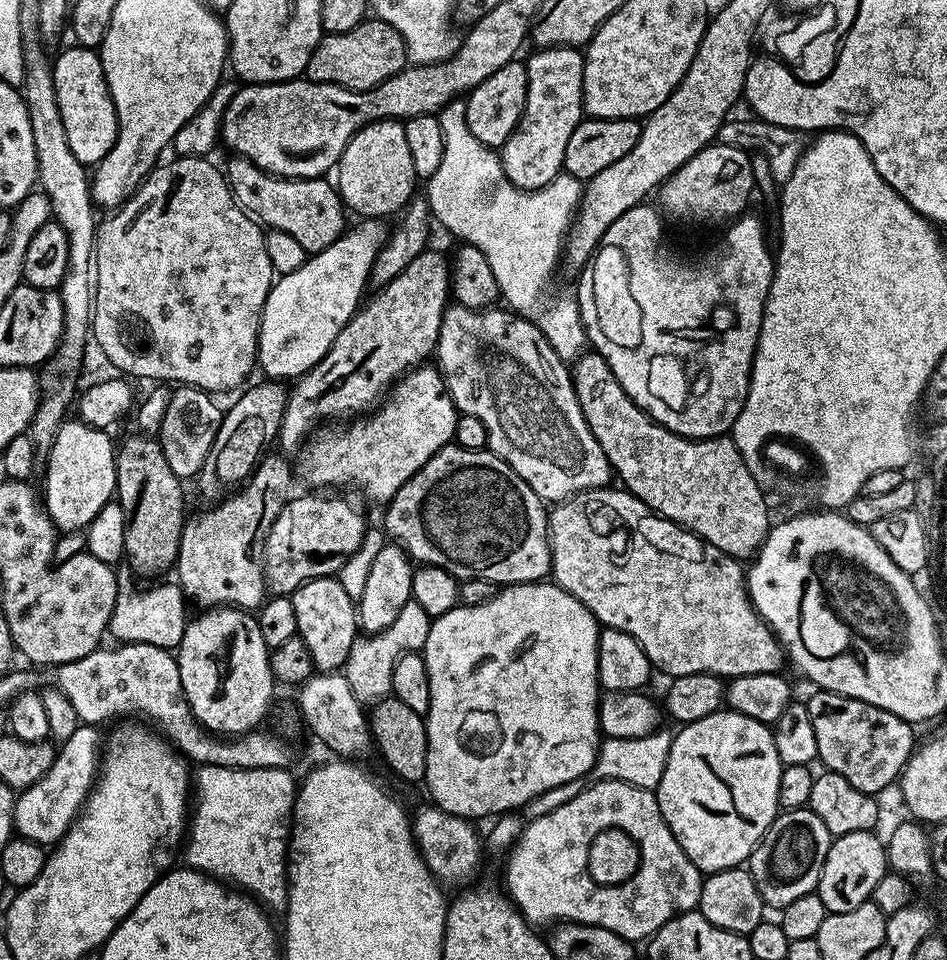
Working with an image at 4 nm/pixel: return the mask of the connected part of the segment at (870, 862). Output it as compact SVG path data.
M875 831L855 832L833 839L816 887L829 912L854 910L854 906L862 906L871 901L874 886L878 886L884 873L889 871L885 841L881 837L879 840L876 835Z

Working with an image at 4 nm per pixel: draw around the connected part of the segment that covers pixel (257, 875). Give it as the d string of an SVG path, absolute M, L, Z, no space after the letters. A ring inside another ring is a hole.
M201 764L194 772L194 807L190 812L190 823L186 829L186 843L182 848L182 856L186 859L187 867L195 868L197 872L206 872L209 876L221 881L227 882L229 885L235 886L237 889L243 890L247 895L255 898L261 905L267 906L269 909L283 909L288 902L288 837L292 834L292 811L296 805L296 790L298 787L297 777L292 777L293 773L286 768L259 768L258 770L242 770L241 768L231 768L230 766L210 766L209 764Z

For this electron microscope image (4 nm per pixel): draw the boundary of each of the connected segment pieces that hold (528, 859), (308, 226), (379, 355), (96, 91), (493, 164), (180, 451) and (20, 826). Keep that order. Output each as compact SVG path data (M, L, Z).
M597 780L589 783L577 796L570 798L566 806L558 806L550 814L542 814L542 818L528 820L524 831L516 837L516 843L507 853L508 865L504 868L504 884L506 895L515 904L516 909L522 913L525 920L533 926L540 924L555 925L557 922L570 924L589 924L602 926L614 934L633 942L647 941L667 920L673 920L681 912L691 912L699 905L702 886L704 885L702 873L686 858L682 846L678 846L678 838L670 834L670 826L666 826L666 818L662 818L662 810L656 801L656 793L651 788L639 788L621 780Z
M233 155L231 159L222 171L234 202L265 229L290 234L309 254L326 250L326 246L344 235L346 209L339 192L329 181L327 184L327 179L290 180L287 176L269 176L244 156Z
M432 251L418 254L372 301L357 308L322 362L291 385L278 437L281 453L299 453L304 441L318 426L331 421L331 416L351 417L375 409L401 376L421 367L424 359L435 353L442 318L450 304L450 260Z
M71 47L60 57L55 57L52 65L56 101L58 110L62 110L62 126L66 126L66 142L70 142L70 151L74 153L74 158L78 158L78 162L86 166L95 166L102 158L106 158L116 141L116 111L106 82L106 74L102 70L99 51L95 48Z
M457 98L451 100L445 108L441 108L439 113L440 125L442 126L442 134L444 135L444 145L442 146L442 163L438 166L438 170L434 170L434 174L426 182L426 199L428 201L428 209L432 211L433 221L437 225L440 224L452 236L457 236L460 242L474 246L478 250L482 250L482 254L486 254L486 262L490 262L490 270L494 270L494 278L498 281L500 294L503 303L507 305L511 311L521 315L525 320L530 321L534 326L540 328L540 333L547 338L550 346L559 354L561 360L565 362L574 362L579 358L586 348L586 337L584 334L584 323L580 320L580 307L577 306L575 299L571 295L563 296L560 292L548 292L552 288L552 275L556 272L556 263L561 263L562 253L565 251L565 239L569 233L569 228L577 215L580 207L580 197L582 195L581 181L567 174L561 174L553 178L550 183L541 188L526 191L524 188L516 188L508 181L504 173L504 167L500 161L499 155L493 149L487 148L482 142L478 142L478 138L474 138L474 134L470 134L470 126L466 126L466 114L464 113L464 100Z
M180 386L173 391L170 406L166 406L166 418L162 418L158 441L170 469L181 480L199 475L209 450L214 446L214 438L220 429L222 408L211 399L215 400L200 388Z
M81 724L70 738L59 745L54 766L34 786L17 795L14 806L15 831L35 844L55 846L60 843L68 827L76 821L88 794L95 784L102 763L102 736L91 724Z

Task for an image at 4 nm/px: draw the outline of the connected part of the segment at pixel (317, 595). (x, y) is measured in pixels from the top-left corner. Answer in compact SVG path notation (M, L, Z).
M336 576L311 580L291 593L294 618L298 618L296 635L306 642L316 672L340 672L347 662L351 644L358 635L358 604L352 600Z

